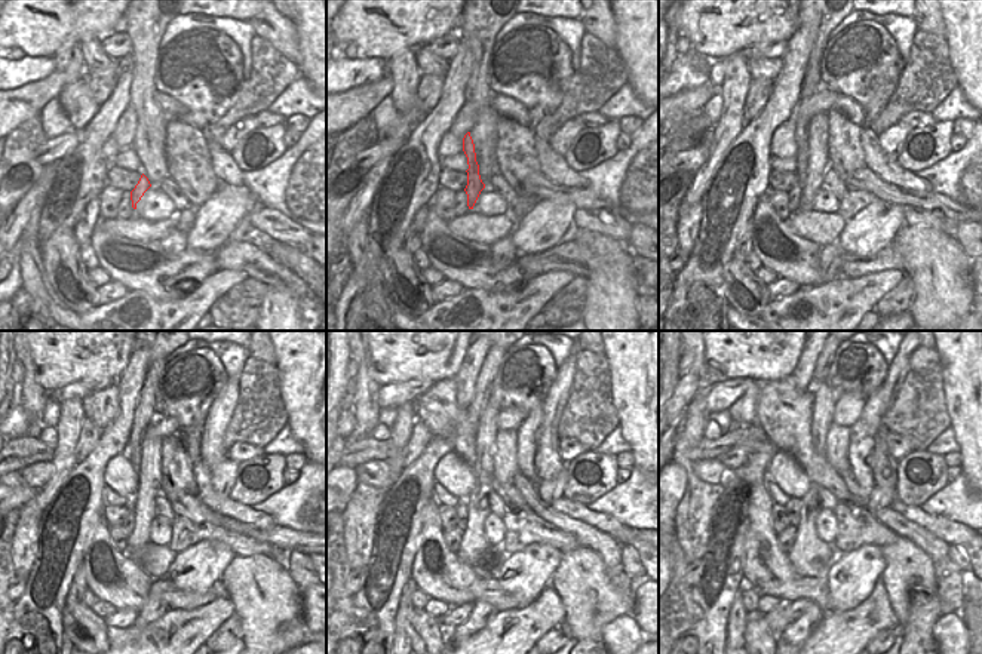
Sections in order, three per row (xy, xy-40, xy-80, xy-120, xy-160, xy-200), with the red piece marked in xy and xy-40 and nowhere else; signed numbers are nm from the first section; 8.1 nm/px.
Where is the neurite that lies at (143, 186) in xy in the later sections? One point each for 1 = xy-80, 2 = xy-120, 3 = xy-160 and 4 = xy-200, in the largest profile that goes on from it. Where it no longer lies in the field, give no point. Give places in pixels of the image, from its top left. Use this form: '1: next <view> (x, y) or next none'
1: next xy-80 (801, 131)
2: next xy-120 (144, 413)
3: next xy-160 (490, 367)
4: next xy-200 (822, 367)

